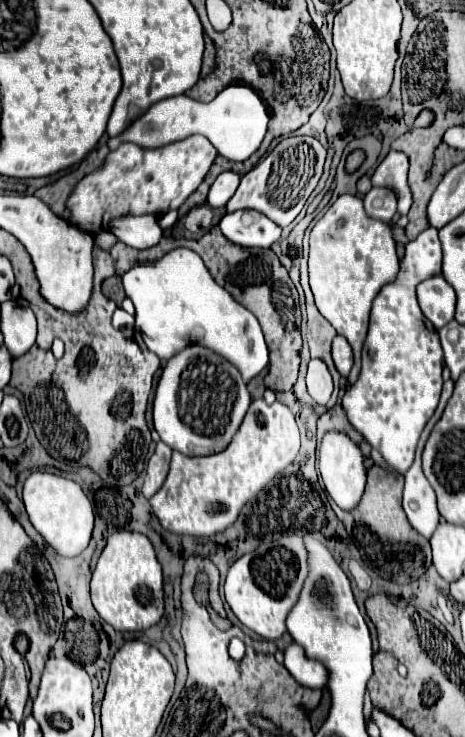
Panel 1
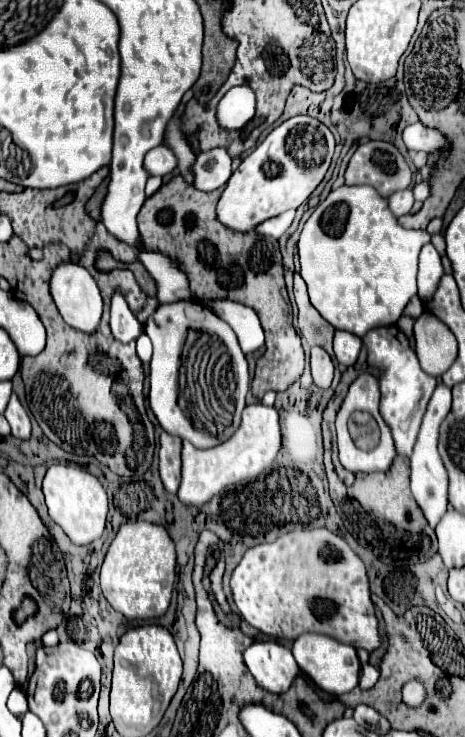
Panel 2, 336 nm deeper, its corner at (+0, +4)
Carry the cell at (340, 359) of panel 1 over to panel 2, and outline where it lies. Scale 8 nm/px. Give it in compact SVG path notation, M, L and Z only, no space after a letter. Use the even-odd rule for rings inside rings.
M337 331L335 339L333 339L333 349L335 349L335 357L341 365L353 365L361 351L361 339L355 337L353 333Z

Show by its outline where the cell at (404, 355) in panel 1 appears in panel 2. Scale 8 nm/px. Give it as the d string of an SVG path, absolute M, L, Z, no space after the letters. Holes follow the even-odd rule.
M377 327L369 331L363 337L363 343L367 345L367 363L381 369L379 385L381 385L381 415L387 421L387 425L393 431L395 447L399 455L411 455L419 425L423 419L423 413L427 409L427 403L433 395L433 389L437 385L435 377L421 371L419 361L415 357L415 351L409 347L407 337L395 327Z

